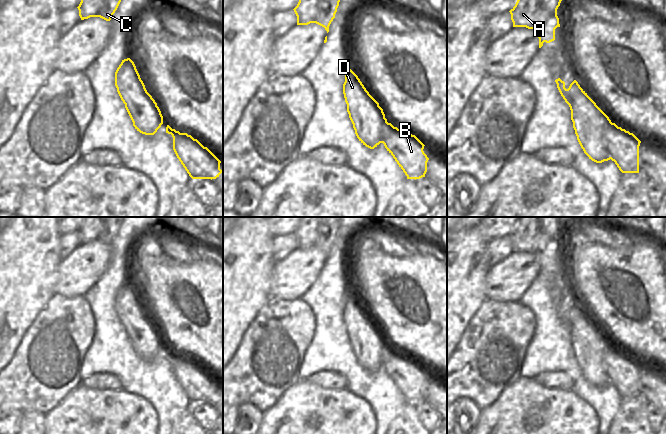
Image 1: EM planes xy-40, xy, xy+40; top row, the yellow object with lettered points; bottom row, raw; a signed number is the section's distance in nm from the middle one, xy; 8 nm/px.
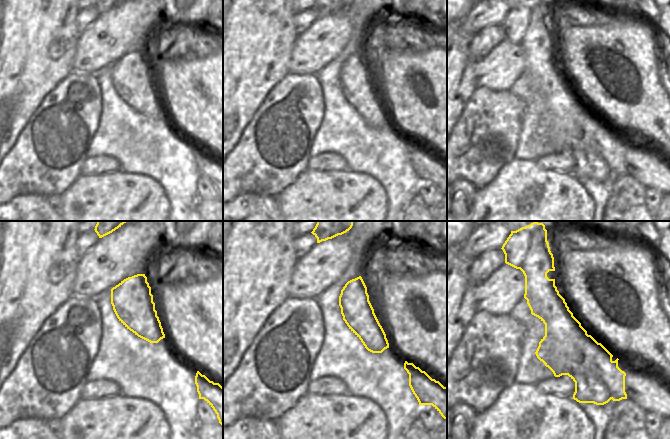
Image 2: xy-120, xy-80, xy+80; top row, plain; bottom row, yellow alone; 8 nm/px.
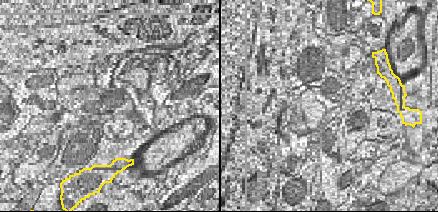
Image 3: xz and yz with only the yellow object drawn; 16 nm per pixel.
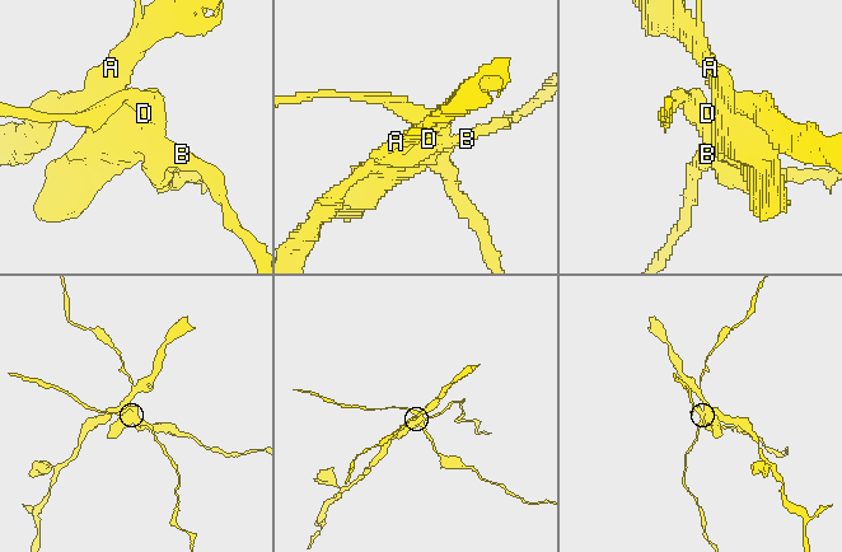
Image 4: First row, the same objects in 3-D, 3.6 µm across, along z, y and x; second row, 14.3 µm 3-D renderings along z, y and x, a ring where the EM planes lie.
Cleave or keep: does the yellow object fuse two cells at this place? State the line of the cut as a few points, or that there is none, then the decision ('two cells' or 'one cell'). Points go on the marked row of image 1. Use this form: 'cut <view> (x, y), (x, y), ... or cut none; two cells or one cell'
cut xy+40 (610, 120), (592, 128), (604, 142), (610, 158); two cells

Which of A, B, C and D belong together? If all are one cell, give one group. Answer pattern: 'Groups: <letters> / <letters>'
Groups: A B C / D.

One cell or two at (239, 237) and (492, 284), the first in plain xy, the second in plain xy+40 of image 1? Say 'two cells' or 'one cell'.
two cells

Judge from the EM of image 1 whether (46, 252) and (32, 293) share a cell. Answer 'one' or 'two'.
one

